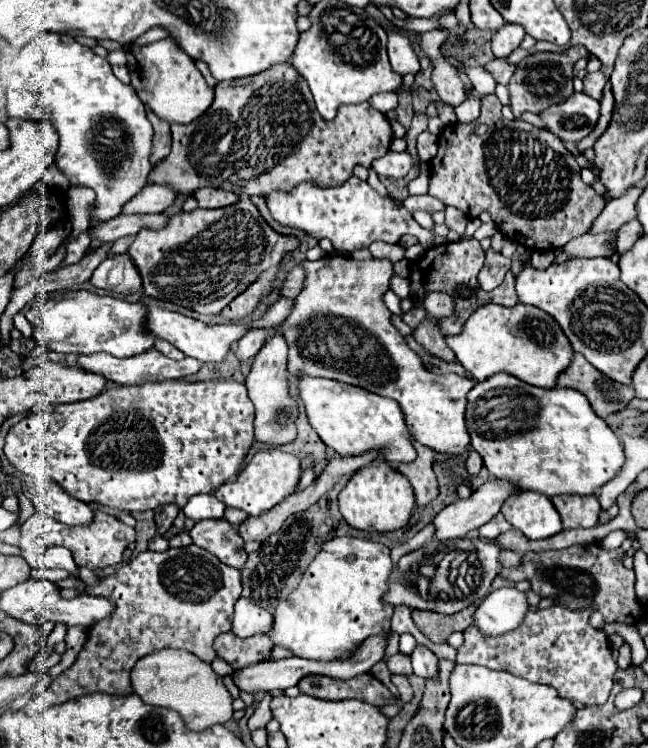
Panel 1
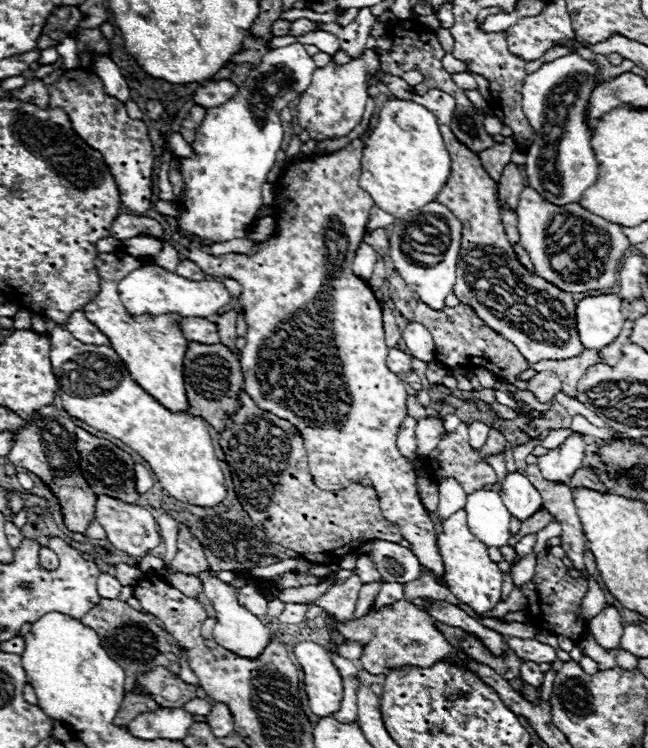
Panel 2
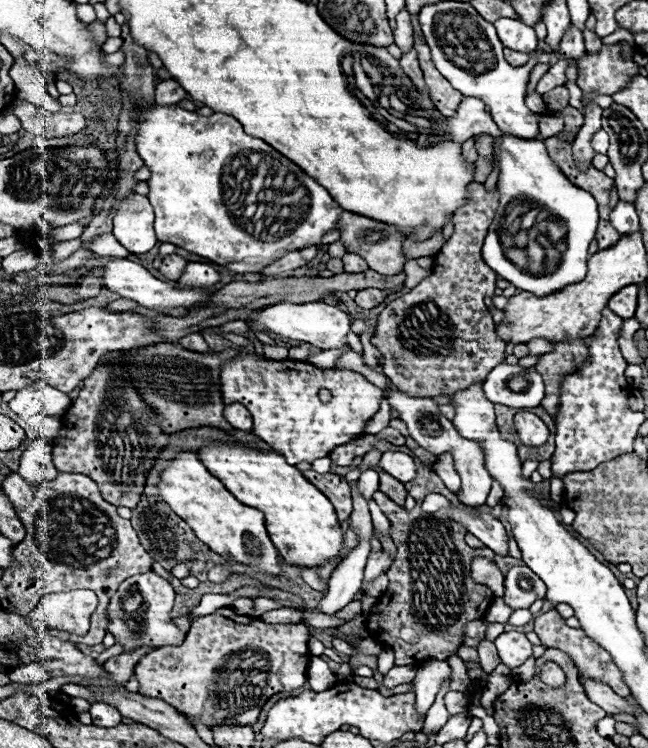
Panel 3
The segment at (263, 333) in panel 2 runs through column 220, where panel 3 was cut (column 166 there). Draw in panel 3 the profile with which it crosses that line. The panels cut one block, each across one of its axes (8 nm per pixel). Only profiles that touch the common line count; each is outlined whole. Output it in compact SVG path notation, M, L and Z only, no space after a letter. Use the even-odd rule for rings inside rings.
M172 254L172 256L166 256L166 258L162 260L160 272L162 272L168 280L178 282L180 276L184 274L184 270L186 270L186 264L188 264L188 260L184 260L184 258L178 256L178 254Z

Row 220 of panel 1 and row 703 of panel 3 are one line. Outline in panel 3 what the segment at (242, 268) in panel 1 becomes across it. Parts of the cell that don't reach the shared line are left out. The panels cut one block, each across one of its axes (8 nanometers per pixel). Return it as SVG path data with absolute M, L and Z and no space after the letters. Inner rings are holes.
M218 608L214 614L208 614L208 616L192 616L192 614L186 614L188 618L192 618L192 626L186 634L186 640L182 646L164 646L164 648L158 648L158 650L152 650L148 652L146 656L142 656L142 660L136 664L136 680L140 682L140 694L146 696L146 698L160 698L164 702L168 702L170 706L174 706L180 714L184 714L190 722L194 720L200 720L206 728L214 728L214 726L220 726L220 724L236 724L236 726L252 726L258 722L258 716L260 716L260 710L262 706L268 702L270 696L278 694L278 692L292 692L292 690L298 690L302 686L308 684L308 678L306 678L306 670L308 670L308 664L310 664L310 650L308 650L308 628L304 624L296 624L296 626L284 626L284 624L266 624L262 622L260 618L252 618L252 616L238 616L232 608Z

